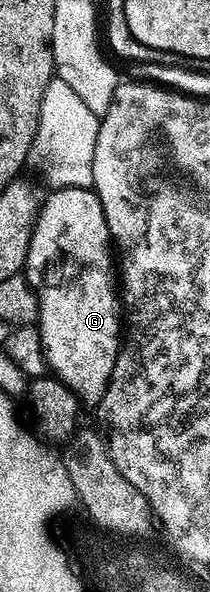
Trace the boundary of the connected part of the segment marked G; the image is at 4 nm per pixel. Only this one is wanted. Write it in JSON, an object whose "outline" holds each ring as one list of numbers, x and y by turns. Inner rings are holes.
{"outline":[[60,187,49,193,52,194,45,201,43,198,36,214,22,273,28,278,28,285,35,291,39,303,37,322,47,366,85,406,99,406,122,348,122,301,118,296,114,246,108,235,102,203,91,188]]}

